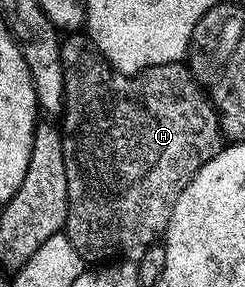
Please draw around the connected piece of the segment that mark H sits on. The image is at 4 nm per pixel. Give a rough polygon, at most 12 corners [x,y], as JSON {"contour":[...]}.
{"contour":[[61,41],[86,259],[138,259],[222,148],[188,64],[117,72]]}

